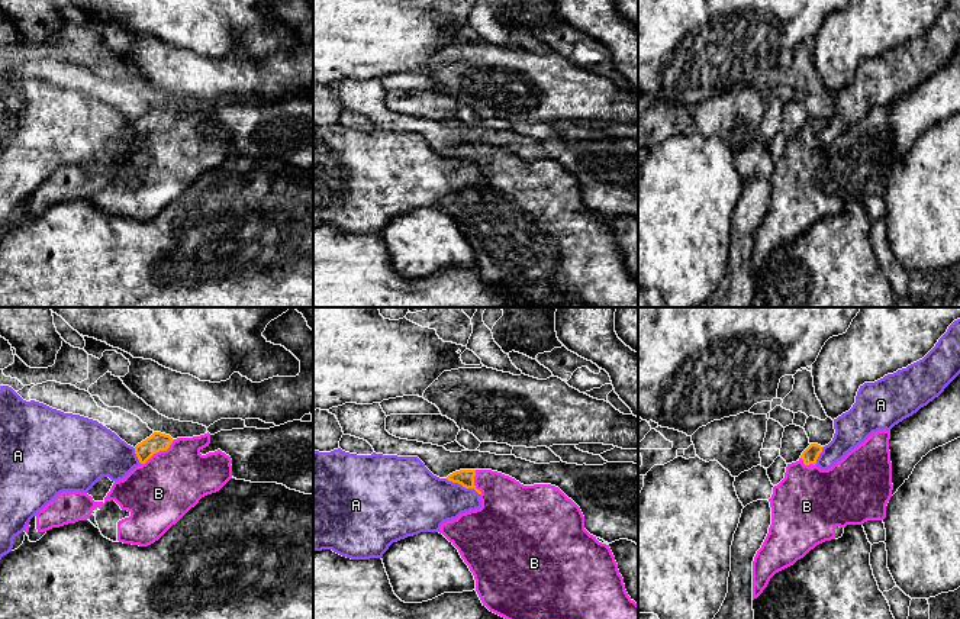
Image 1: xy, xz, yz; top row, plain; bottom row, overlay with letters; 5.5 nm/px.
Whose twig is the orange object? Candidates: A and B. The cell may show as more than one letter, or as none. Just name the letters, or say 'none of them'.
B

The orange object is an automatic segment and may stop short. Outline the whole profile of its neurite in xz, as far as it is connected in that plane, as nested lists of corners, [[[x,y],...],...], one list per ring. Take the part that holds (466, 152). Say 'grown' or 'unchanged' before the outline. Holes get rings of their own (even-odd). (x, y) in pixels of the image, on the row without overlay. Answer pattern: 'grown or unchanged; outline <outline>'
grown; outline [[[460,145],[447,152],[480,170],[481,183],[441,200],[442,209],[460,228],[476,255],[476,267],[490,287],[529,304],[548,297],[579,299],[587,307],[638,307],[638,280],[628,271],[609,223],[584,204],[580,183],[551,159],[524,161],[492,145]]]

